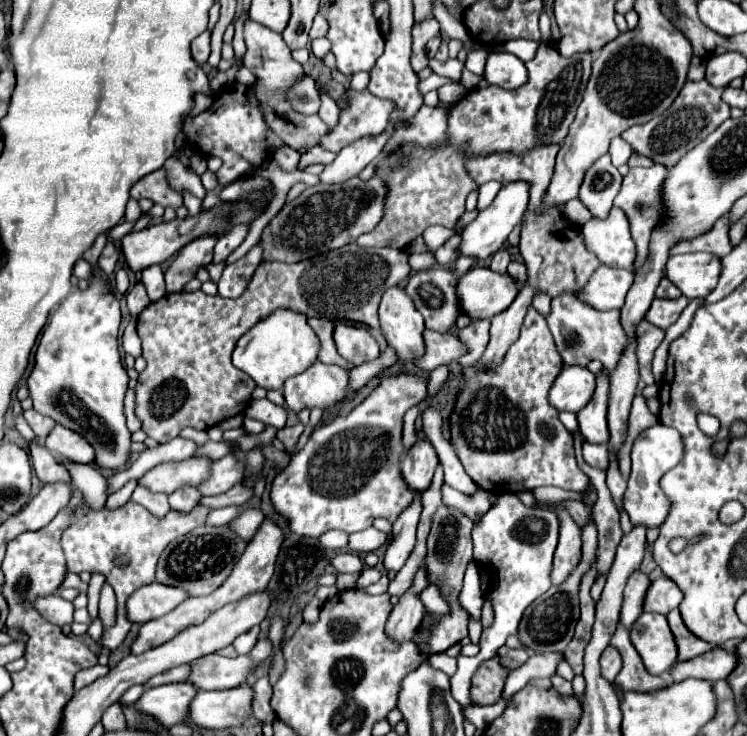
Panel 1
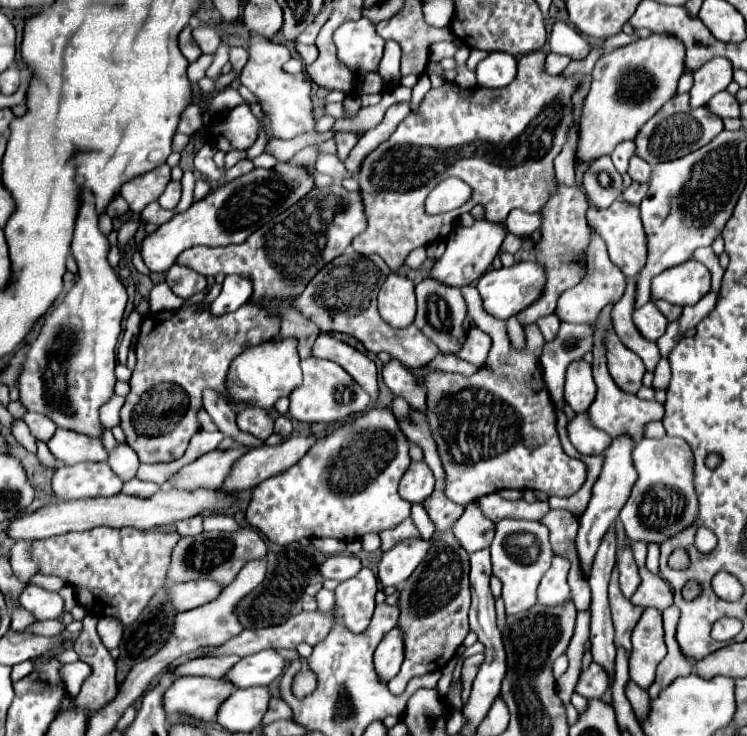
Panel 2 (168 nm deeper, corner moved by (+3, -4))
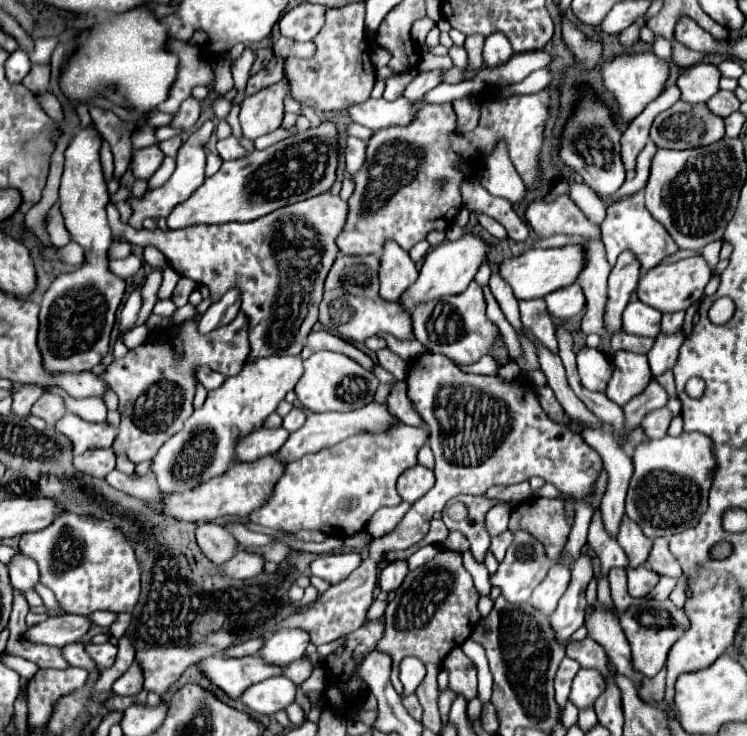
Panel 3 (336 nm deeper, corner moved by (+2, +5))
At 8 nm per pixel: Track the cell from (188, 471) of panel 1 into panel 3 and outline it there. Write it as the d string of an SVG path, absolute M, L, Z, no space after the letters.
M262 428L258 432L252 432L250 436L246 436L246 440L242 440L242 444L238 444L238 460L236 462L250 462L250 460L258 460L262 456L270 456L276 454L282 444L288 440L290 432L280 428Z

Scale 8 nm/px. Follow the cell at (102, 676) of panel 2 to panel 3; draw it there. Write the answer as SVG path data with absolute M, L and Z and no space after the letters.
M82 642L66 644L66 646L62 648L62 656L64 656L64 660L66 660L70 666L80 666L80 668L86 668L88 672L94 672L94 670L96 670L96 666L94 666L92 658L86 654Z

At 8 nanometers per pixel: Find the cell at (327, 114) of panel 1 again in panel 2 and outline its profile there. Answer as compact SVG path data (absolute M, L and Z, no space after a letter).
M337 131L333 135L333 141L337 143L337 157L343 161L349 155L349 151L353 149L353 145L357 143L357 137L355 133L349 133L349 131Z

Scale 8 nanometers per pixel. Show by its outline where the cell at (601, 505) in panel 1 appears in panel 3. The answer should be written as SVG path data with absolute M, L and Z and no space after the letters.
M544 298L534 300L522 300L520 302L520 318L524 326L530 326L532 332L542 340L542 344L548 344L552 352L558 352L558 340L556 340L556 326L546 310Z

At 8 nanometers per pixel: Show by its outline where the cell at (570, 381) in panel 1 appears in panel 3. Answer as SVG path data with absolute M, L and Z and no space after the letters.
M582 348L576 354L578 360L578 372L582 386L594 392L604 392L606 384L614 372L614 364L610 356L600 348Z

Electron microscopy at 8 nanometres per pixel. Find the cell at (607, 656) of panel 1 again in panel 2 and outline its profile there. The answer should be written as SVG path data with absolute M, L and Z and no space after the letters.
M591 663L589 669L585 669L579 677L579 683L575 687L575 691L579 695L583 695L585 699L599 699L607 689L609 689L609 673L607 669L603 669L597 663Z

